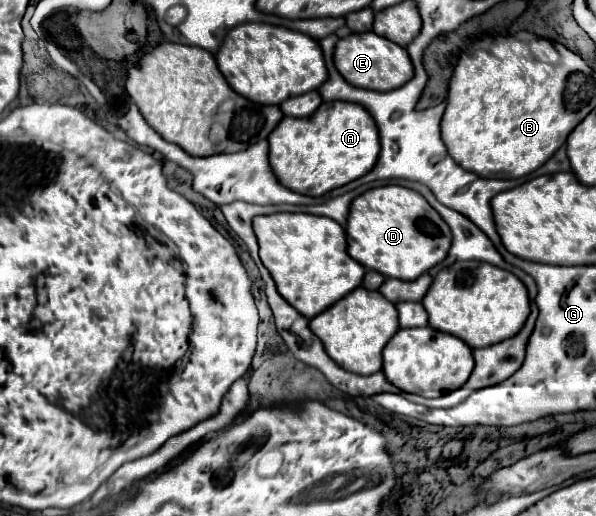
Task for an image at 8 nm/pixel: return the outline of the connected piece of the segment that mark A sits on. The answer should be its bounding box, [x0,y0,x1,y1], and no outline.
[268,101,380,197]

